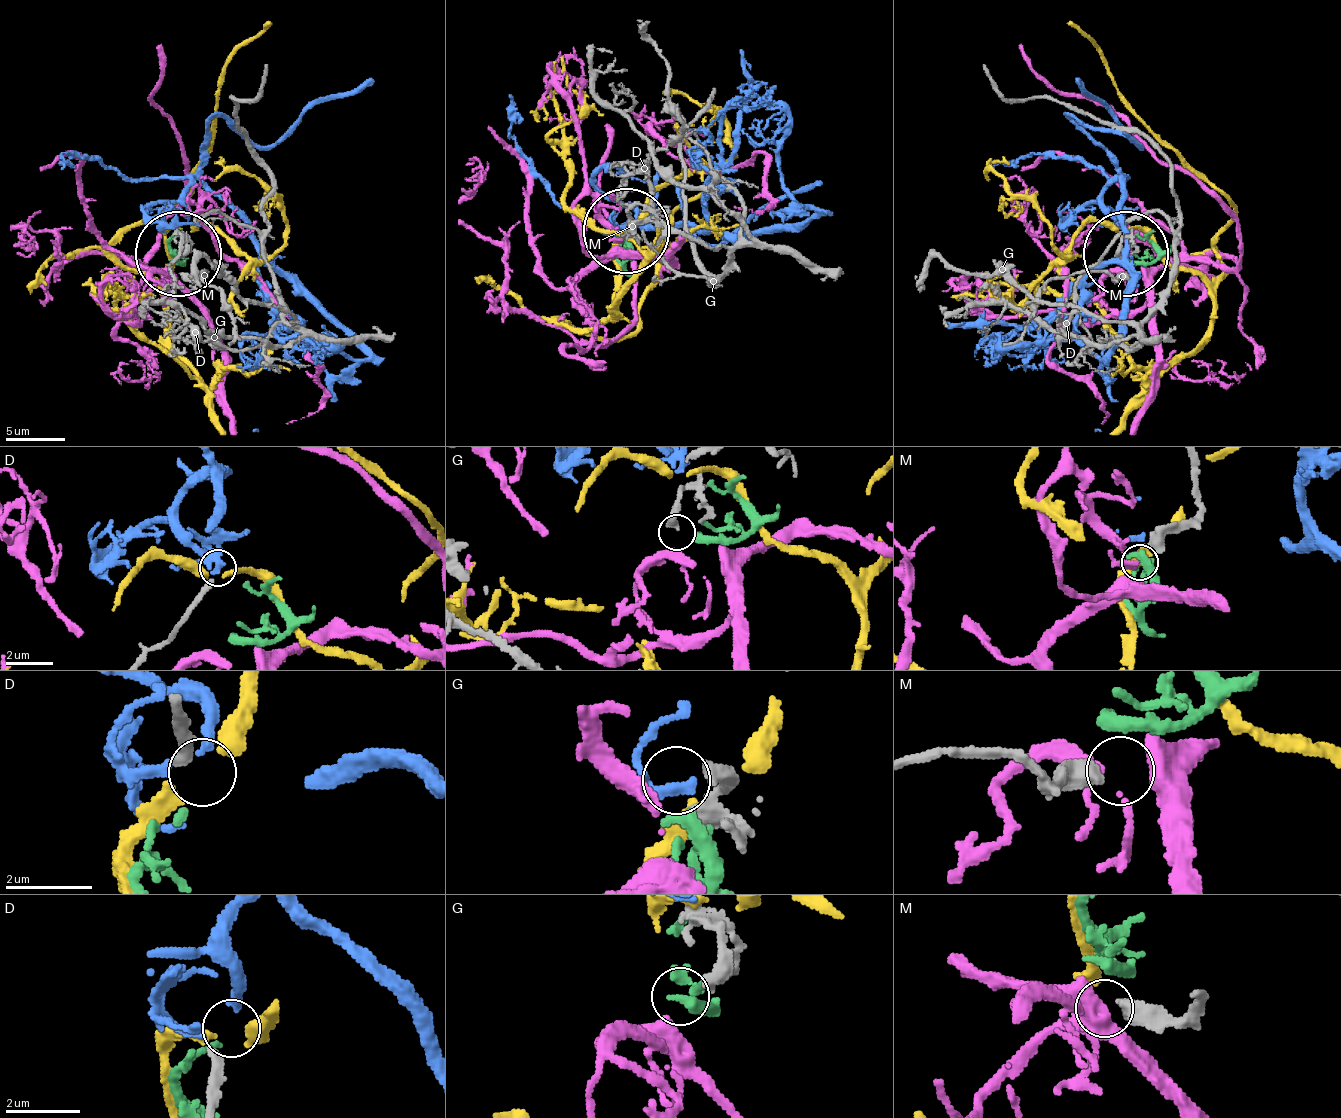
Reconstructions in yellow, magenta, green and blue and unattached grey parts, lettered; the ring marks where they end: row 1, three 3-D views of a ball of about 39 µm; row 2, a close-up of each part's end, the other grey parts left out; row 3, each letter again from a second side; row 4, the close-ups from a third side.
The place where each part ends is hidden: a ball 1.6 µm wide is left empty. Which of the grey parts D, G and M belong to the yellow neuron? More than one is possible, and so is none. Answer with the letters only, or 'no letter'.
no letter

